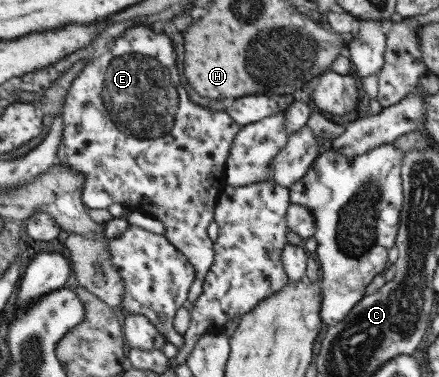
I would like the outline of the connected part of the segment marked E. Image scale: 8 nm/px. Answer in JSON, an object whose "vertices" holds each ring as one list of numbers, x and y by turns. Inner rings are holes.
{"vertices":[[139,24,126,29,122,35,113,39,109,49,102,55,92,60,86,60,67,89,67,95,61,109,63,134,57,148,55,163,67,168,74,168,83,175,81,200,89,209,107,209,112,203,121,203,129,211,142,212,163,223,164,233,162,235,176,251,184,255,196,273,187,293,187,305,189,305,202,293,205,273,213,263,213,242,206,235,206,227,213,220,217,197,221,189,227,184,224,164,228,150,231,149,232,138,240,131,241,125,232,121,232,118,224,110,220,112,210,111,210,109,204,109,204,107,189,102,188,93,184,90,184,77,180,77,180,69,176,69,174,55,176,53,172,42,163,32,154,33,151,26]]}

